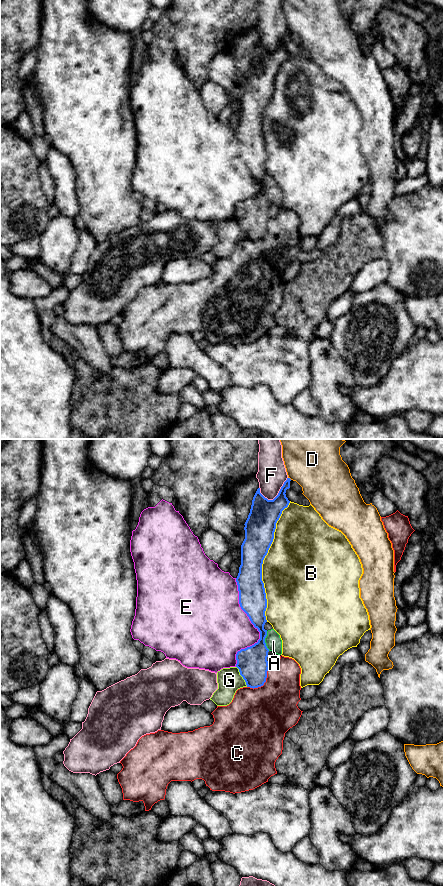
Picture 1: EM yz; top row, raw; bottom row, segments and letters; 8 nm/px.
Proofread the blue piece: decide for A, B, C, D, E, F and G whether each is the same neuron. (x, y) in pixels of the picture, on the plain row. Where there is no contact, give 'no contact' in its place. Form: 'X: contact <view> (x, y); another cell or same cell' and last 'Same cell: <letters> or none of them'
A: contact yz (264, 193); another cell
B: contact yz (262, 113); another cell
C: contact yz (263, 236); another cell
D: contact yz (289, 30); another cell
E: contact yz (255, 179); another cell
F: contact yz (277, 47); another cell
G: contact yz (241, 227); same cell
Same cell: G

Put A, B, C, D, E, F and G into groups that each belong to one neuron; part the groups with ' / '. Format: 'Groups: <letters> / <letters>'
Groups: A / B / C / D / E / F / G

